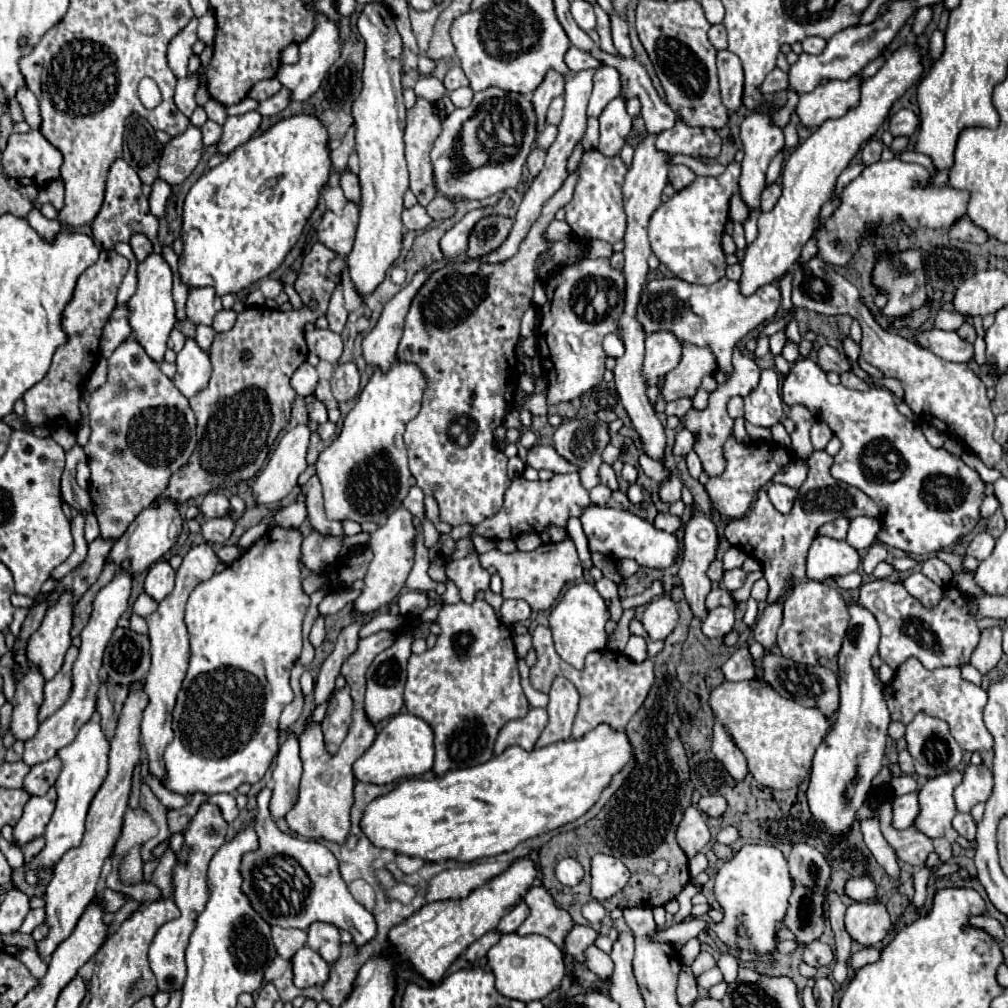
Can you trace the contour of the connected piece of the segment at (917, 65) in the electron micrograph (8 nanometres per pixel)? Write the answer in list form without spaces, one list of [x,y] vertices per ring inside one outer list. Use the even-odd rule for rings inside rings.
[[[901,45],[891,53],[891,57],[885,61],[885,65],[869,79],[863,81],[861,87],[861,103],[851,109],[847,115],[839,119],[825,121],[803,145],[799,145],[793,155],[785,161],[783,167],[783,195],[779,197],[777,205],[759,215],[757,227],[759,235],[757,239],[747,245],[745,259],[743,259],[743,277],[741,277],[741,293],[751,295],[759,287],[767,283],[775,283],[781,275],[785,275],[793,263],[799,259],[803,245],[809,241],[809,237],[815,231],[815,223],[819,219],[821,207],[831,199],[835,181],[839,173],[849,165],[849,161],[855,157],[859,147],[877,133],[877,129],[887,119],[891,107],[895,101],[899,101],[905,91],[921,79],[923,75],[923,53],[919,51],[919,45]]]

